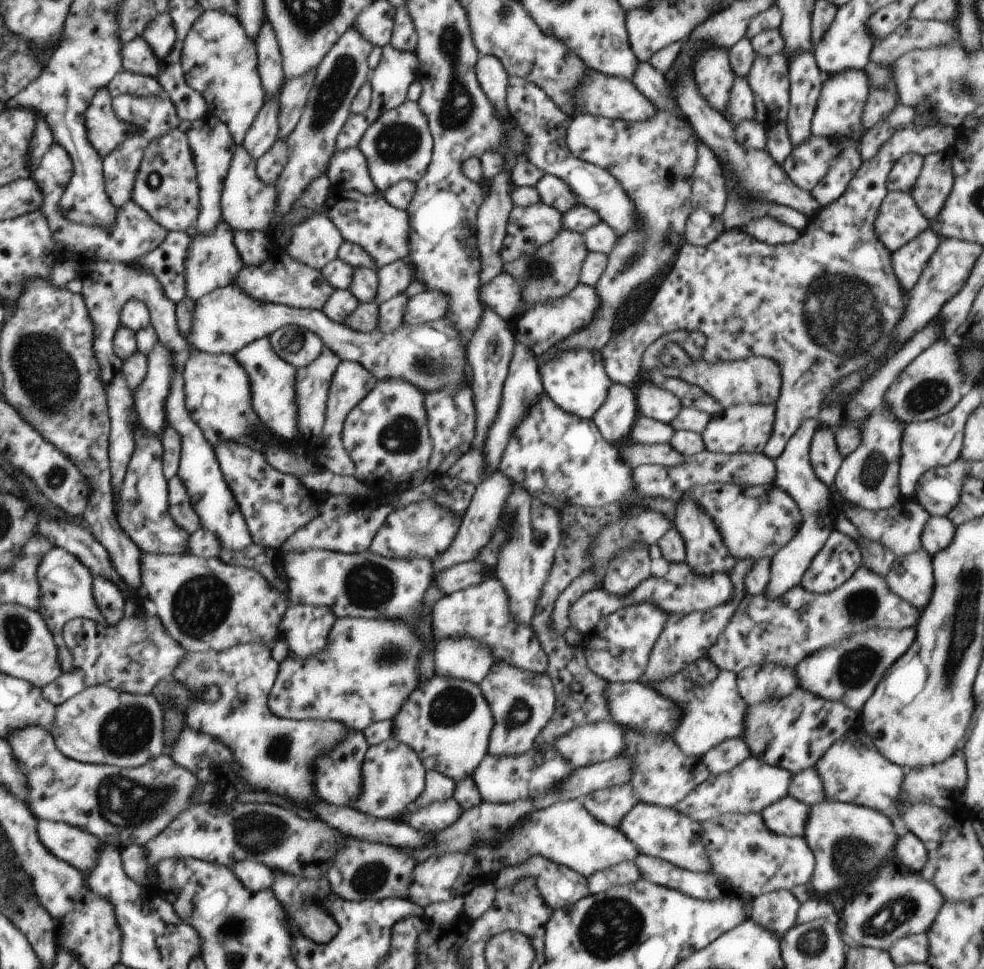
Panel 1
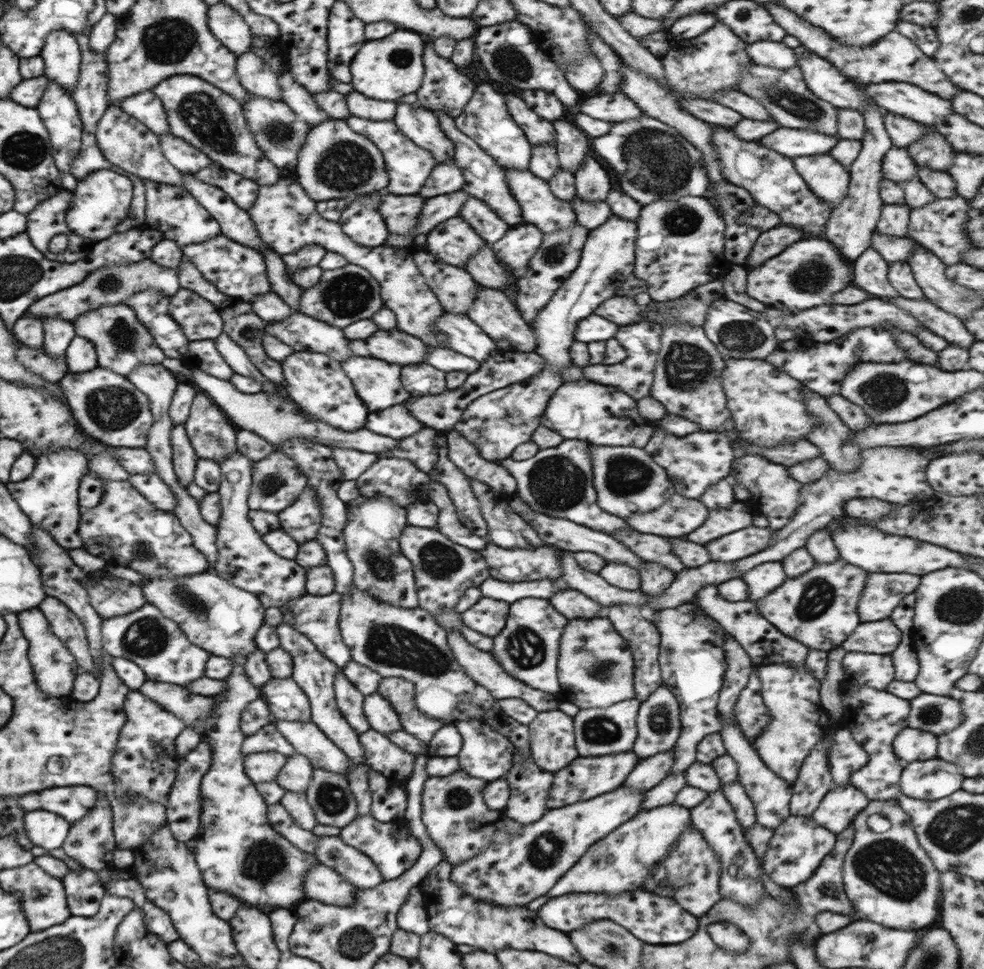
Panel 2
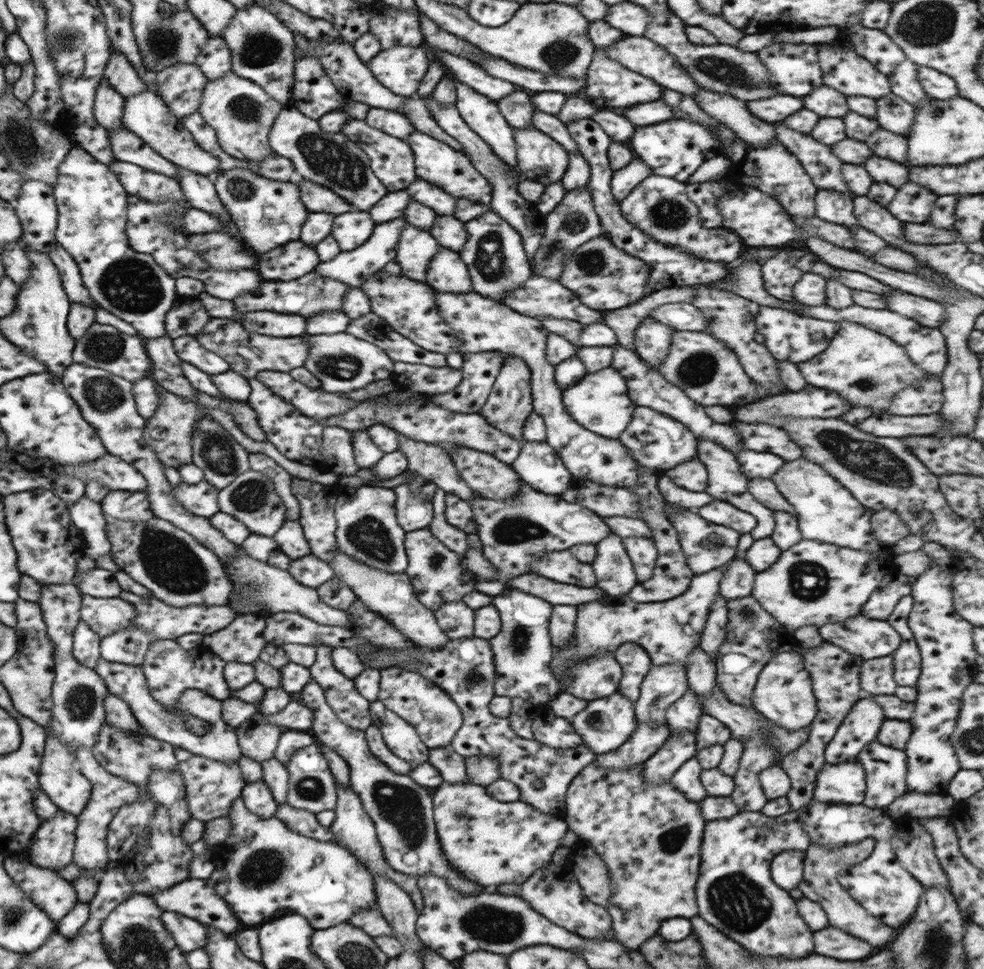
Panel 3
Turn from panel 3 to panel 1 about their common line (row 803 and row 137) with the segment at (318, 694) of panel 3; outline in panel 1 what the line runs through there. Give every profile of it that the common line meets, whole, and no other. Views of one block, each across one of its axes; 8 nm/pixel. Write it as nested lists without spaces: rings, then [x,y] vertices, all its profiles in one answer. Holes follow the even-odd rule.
[[[404,101],[396,108],[384,111],[362,136],[357,146],[368,162],[369,174],[378,191],[384,193],[401,180],[420,182],[431,161],[433,136],[426,115],[414,101]]]

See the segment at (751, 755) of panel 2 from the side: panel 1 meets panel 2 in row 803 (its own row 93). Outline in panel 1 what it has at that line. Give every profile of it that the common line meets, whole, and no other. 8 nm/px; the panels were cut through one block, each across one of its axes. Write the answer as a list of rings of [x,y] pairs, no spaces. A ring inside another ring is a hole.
[[[783,52],[775,54],[774,57],[757,56],[746,78],[754,94],[755,119],[763,124],[766,130],[782,120],[787,120],[790,106],[790,79],[787,59]]]

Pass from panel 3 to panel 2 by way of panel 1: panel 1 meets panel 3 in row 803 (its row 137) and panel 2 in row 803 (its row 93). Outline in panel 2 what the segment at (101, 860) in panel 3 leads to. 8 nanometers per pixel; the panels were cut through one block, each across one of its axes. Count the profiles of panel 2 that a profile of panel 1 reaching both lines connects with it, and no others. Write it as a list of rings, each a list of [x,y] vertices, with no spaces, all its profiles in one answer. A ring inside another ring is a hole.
[[[99,792],[96,807],[88,816],[80,823],[71,825],[62,847],[82,867],[98,872],[112,866],[117,844],[110,800],[104,792]]]

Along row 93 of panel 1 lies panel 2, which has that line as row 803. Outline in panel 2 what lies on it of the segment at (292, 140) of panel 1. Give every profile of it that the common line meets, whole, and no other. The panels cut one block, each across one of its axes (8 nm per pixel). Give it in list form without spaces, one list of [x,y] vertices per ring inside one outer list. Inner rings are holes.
[[[314,769],[306,796],[320,824],[344,828],[354,822],[358,814],[356,797],[351,791],[349,780],[342,774]]]

